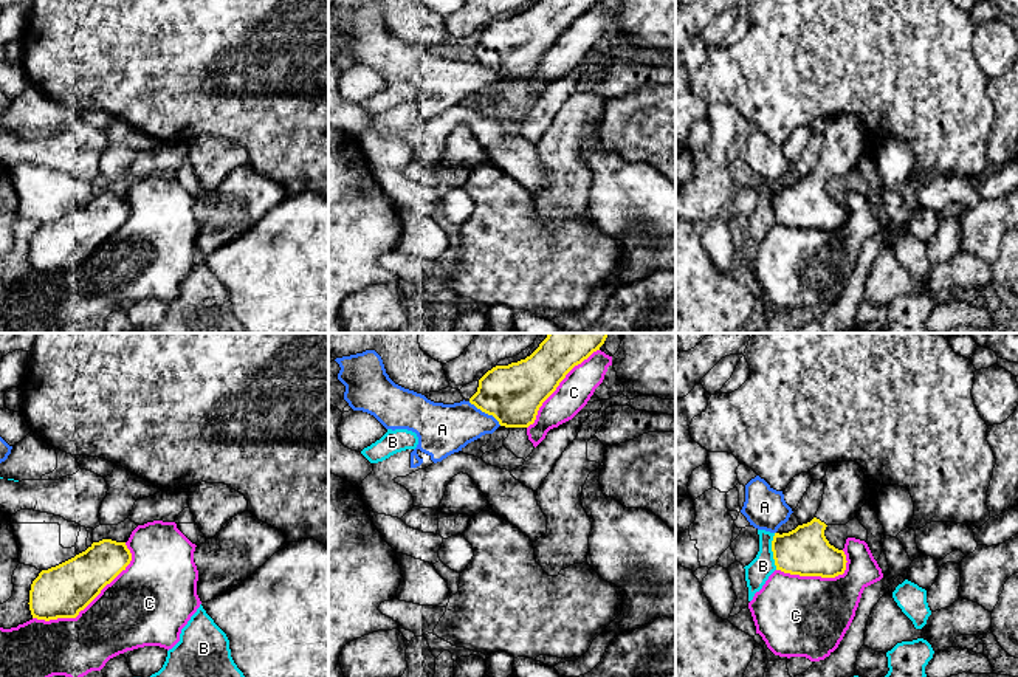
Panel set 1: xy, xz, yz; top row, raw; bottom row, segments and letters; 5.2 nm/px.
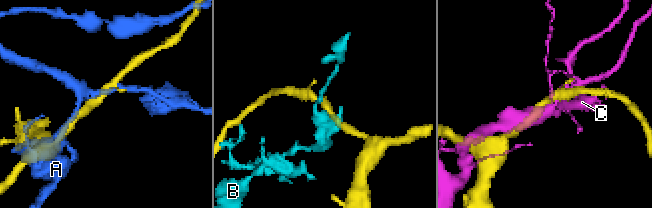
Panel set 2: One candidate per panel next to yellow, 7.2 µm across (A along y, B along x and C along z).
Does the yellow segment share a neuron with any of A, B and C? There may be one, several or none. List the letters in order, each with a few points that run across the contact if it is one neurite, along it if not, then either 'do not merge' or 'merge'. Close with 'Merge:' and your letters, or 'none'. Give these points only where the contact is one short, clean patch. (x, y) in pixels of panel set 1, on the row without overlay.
A: do not merge
B: do not merge
C: do not merge
Merge: none

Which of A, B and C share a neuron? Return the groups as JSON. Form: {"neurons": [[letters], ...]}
{"neurons": [["A"], ["B"], ["C"]]}

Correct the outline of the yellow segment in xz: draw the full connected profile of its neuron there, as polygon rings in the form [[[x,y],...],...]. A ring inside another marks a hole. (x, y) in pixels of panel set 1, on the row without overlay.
[[[538,0],[530,9],[508,19],[496,19],[480,33],[469,51],[482,65],[493,68],[500,79],[528,81],[535,76],[542,56],[556,43],[566,28],[600,0]]]

